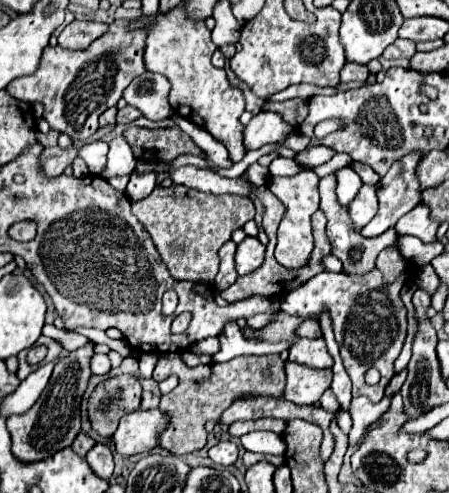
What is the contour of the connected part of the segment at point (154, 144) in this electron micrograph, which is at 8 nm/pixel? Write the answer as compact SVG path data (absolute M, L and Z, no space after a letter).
M176 125L166 129L128 127L124 139L140 161L170 161L180 153L196 153L206 159L206 153Z

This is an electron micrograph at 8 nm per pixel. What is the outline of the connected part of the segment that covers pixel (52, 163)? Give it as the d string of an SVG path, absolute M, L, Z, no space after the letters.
M60 147L44 149L40 159L38 159L40 161L40 171L48 179L56 179L58 175L64 173L64 169L68 165L72 165L74 157L76 157L76 151L72 151L72 149L60 149Z

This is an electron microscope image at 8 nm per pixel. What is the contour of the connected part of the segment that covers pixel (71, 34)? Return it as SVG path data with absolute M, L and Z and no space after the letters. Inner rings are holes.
M74 19L70 25L64 27L64 31L58 35L58 45L64 49L84 49L94 39L98 39L102 33L106 33L108 25L96 23L96 21L78 21Z

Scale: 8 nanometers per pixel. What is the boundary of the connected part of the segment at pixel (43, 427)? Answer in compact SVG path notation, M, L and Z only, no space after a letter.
M94 343L72 351L68 357L60 359L54 367L54 375L48 387L42 391L38 403L26 415L8 417L6 425L12 435L12 455L22 463L36 463L52 457L56 451L70 447L70 443L80 433L80 401L90 379L90 357Z

